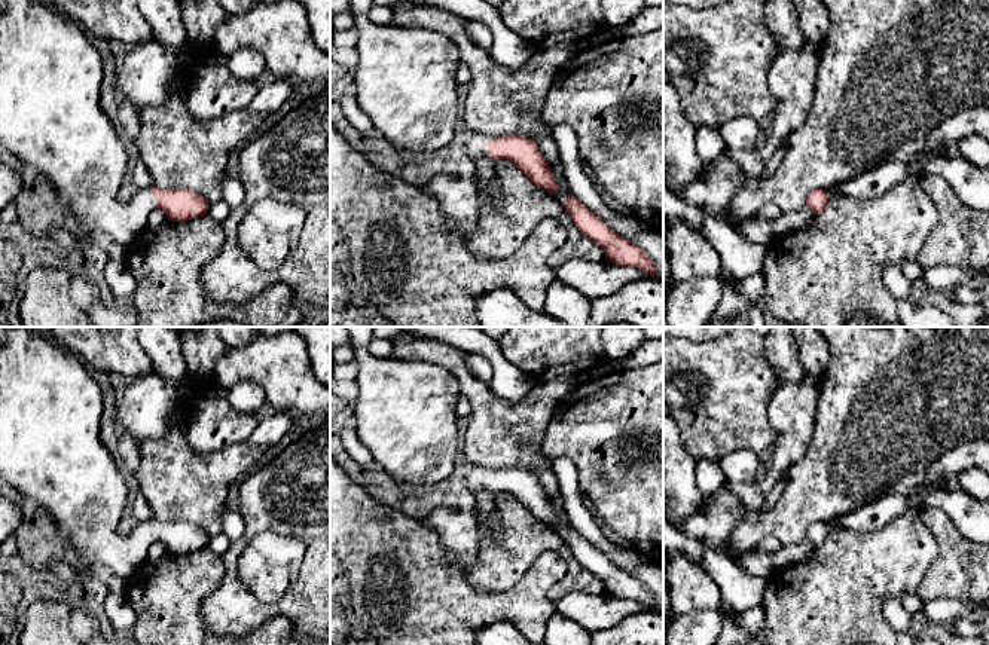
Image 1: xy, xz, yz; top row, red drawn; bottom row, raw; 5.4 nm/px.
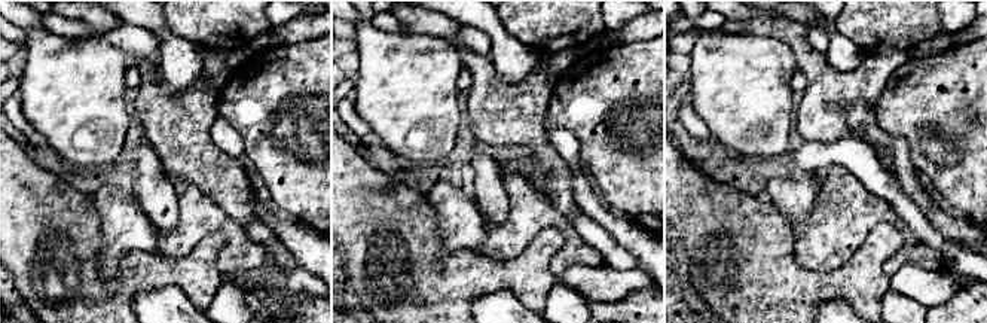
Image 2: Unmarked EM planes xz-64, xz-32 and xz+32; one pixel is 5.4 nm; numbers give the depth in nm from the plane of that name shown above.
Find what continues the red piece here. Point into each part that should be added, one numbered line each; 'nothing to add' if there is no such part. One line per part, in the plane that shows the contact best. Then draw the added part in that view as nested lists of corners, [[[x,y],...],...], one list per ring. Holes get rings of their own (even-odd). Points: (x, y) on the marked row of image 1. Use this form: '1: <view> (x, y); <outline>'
1: xy (51, 72); [[[7,0],[0,16],[0,144],[51,181],[86,235],[128,247],[158,202],[150,186],[131,204],[117,199],[128,156],[100,106],[101,82],[103,56],[77,24],[48,1]]]

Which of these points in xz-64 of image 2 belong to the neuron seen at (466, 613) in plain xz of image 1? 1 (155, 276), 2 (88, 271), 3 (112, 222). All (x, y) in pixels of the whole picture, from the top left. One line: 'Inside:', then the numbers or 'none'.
Inside: 1, 2

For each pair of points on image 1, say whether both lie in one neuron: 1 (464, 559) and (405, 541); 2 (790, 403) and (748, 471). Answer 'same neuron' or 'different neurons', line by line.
1: different neurons
2: different neurons

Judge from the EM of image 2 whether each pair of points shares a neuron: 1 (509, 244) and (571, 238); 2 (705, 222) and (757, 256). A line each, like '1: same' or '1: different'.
1: same
2: same

